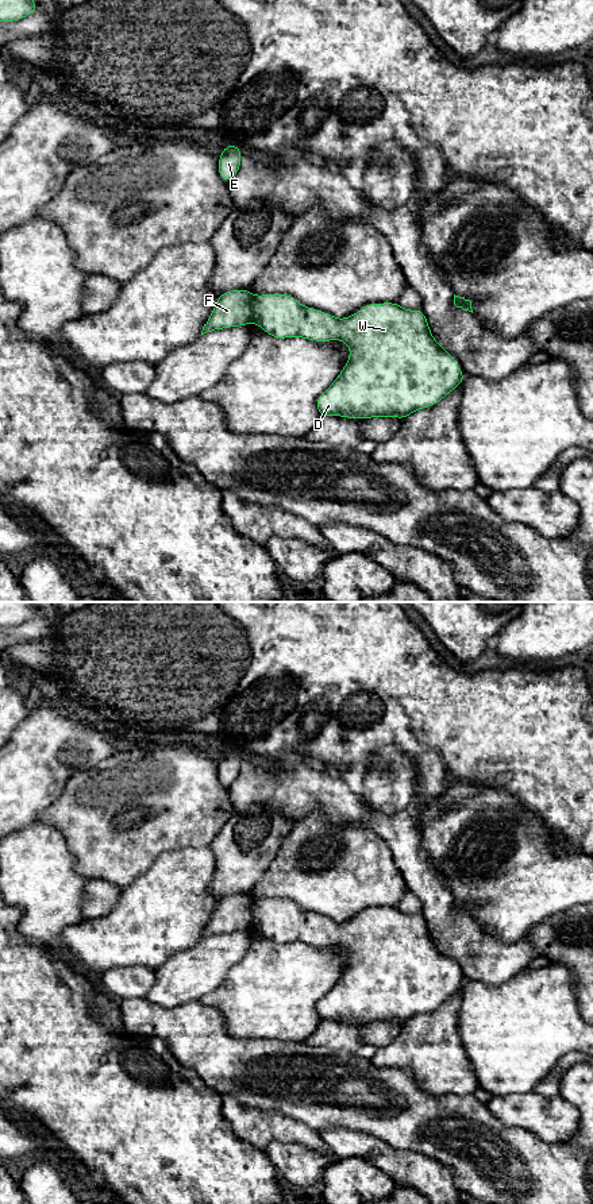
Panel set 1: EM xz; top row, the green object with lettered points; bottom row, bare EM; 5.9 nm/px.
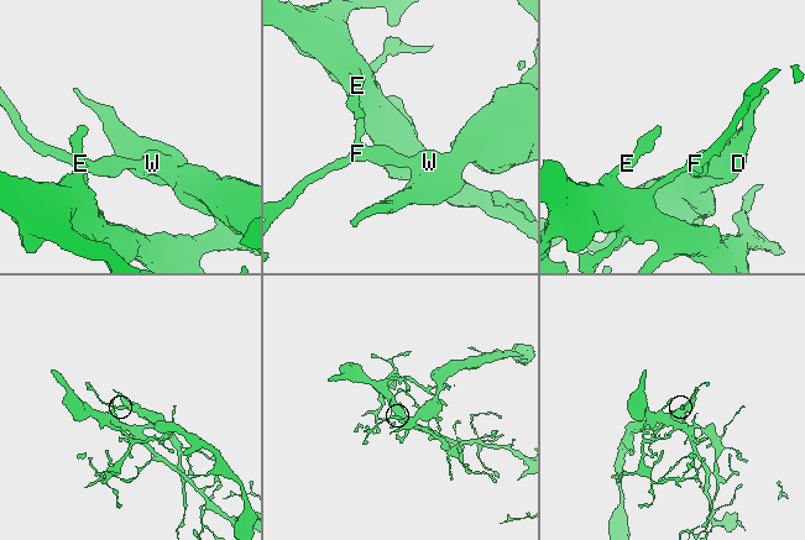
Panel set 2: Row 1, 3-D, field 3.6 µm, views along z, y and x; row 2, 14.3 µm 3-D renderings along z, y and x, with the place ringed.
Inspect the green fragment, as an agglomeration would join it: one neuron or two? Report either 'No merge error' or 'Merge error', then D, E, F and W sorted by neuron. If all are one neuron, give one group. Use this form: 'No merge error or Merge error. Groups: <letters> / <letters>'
Merge error. Groups: D W / E F

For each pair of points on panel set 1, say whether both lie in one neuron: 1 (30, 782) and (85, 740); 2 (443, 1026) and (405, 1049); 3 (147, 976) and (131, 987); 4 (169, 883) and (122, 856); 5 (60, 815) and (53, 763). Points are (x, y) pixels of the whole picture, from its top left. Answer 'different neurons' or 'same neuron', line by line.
1: same neuron
2: same neuron
3: same neuron
4: different neurons
5: different neurons

